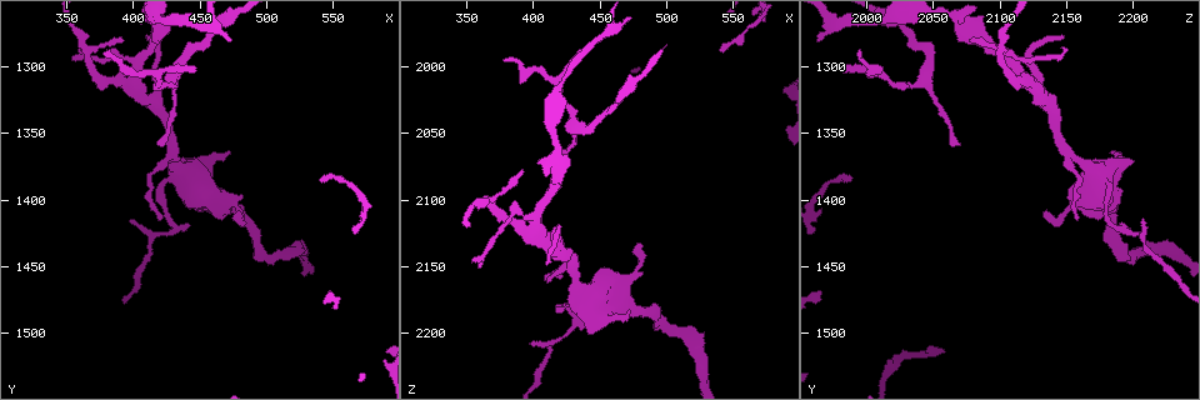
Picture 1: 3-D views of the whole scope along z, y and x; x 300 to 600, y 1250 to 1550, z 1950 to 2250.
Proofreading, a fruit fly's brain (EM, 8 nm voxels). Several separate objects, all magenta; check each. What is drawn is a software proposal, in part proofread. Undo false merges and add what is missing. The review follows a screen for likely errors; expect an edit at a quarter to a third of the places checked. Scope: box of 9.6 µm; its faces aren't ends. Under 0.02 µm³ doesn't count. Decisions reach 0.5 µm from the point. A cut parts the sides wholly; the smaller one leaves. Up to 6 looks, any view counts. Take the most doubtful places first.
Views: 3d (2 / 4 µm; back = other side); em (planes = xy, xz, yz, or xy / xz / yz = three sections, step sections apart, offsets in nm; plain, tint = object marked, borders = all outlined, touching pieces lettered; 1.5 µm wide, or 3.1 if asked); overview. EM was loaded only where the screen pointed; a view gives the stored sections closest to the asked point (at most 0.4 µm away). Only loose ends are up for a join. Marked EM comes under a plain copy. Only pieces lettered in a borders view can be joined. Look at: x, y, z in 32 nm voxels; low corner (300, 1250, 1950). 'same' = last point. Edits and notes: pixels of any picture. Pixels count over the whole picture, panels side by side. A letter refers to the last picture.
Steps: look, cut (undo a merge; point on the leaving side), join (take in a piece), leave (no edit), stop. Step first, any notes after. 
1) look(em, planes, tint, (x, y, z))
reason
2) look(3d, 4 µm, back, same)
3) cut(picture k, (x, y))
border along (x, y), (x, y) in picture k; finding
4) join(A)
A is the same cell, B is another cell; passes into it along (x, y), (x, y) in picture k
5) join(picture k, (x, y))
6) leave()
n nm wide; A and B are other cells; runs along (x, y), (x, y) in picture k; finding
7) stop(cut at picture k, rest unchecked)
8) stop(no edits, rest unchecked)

look(3d, 4 µm, back, (402, 1318, 2128))
three arms meet

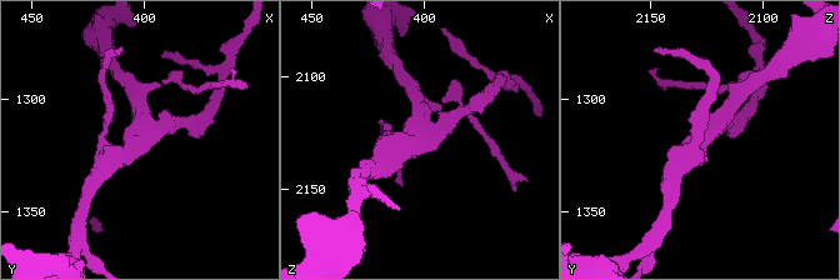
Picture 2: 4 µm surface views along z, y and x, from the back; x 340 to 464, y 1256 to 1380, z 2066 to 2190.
look(em, planes, borders, (403, 1316, 2127))
3 arms; arms of 220, 220, 240 nm

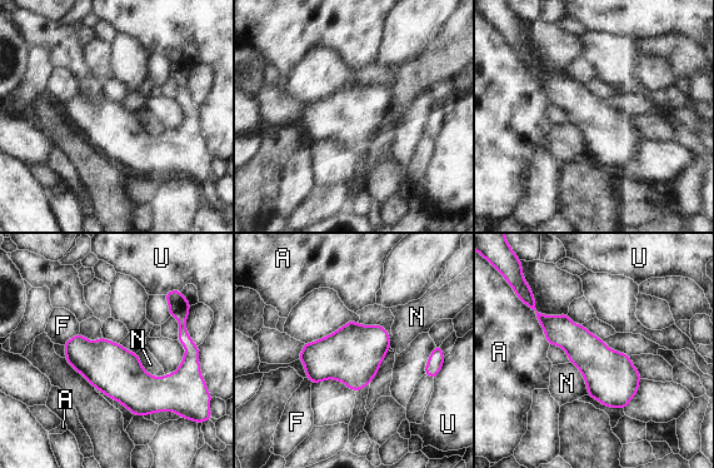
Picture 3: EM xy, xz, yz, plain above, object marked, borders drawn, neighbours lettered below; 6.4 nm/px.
leave()
A touches over 340 nm; A, F, N and U are other cells; border along (135, 353), (150, 374), (164, 376) in picture 3; continuous, no second neuron

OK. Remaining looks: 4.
look(em, planes, tint, (496, 1442, 2194))
abrupt turn

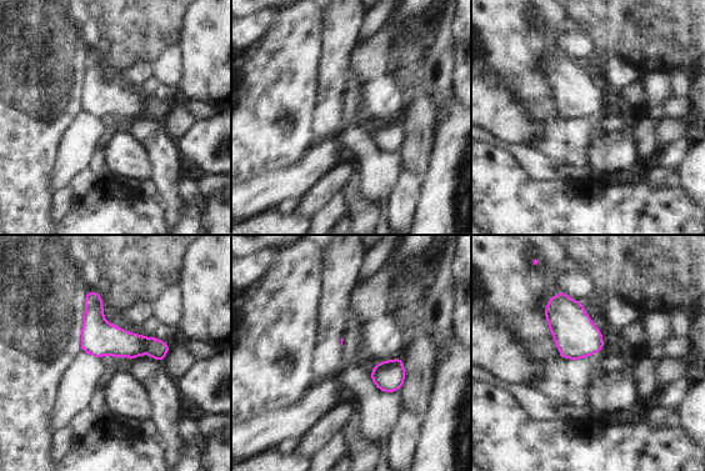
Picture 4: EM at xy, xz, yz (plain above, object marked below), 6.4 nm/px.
look(em, planes, borders, same)

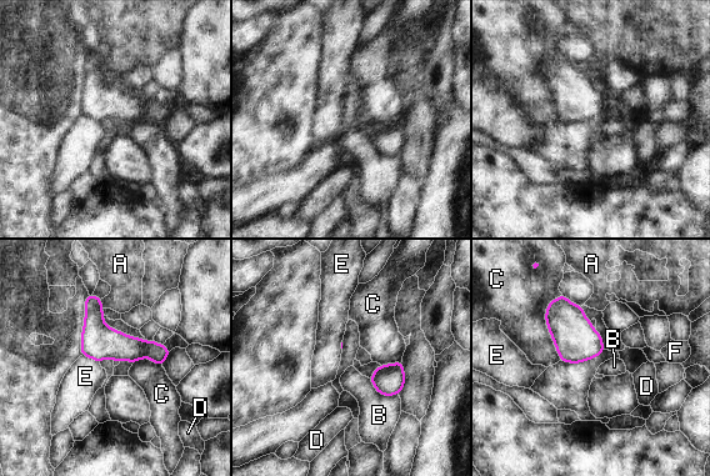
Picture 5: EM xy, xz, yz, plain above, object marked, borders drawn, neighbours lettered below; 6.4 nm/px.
leave()
C touches over 440 nm; A, B, C, D, E and F are other cells; border along (369, 379), (379, 392), (398, 394) in picture 5; continuous, no second neuron

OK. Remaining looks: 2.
stop(no edits, rest unchecked)

